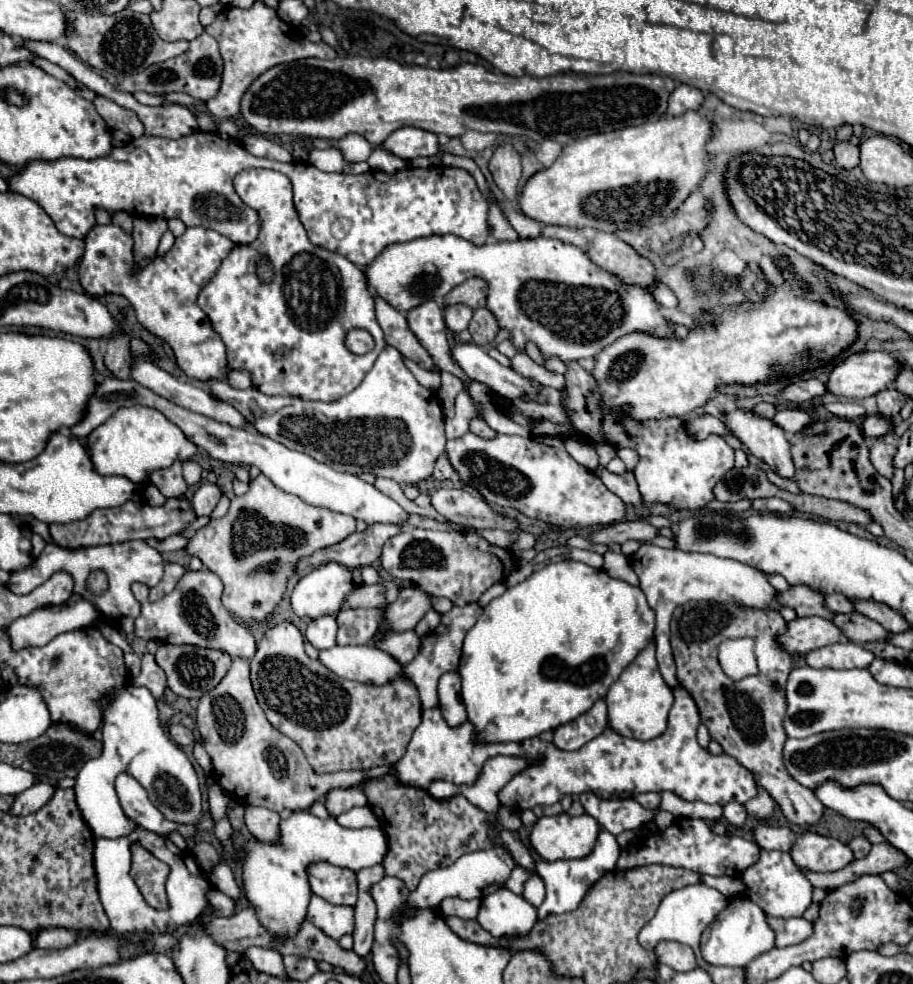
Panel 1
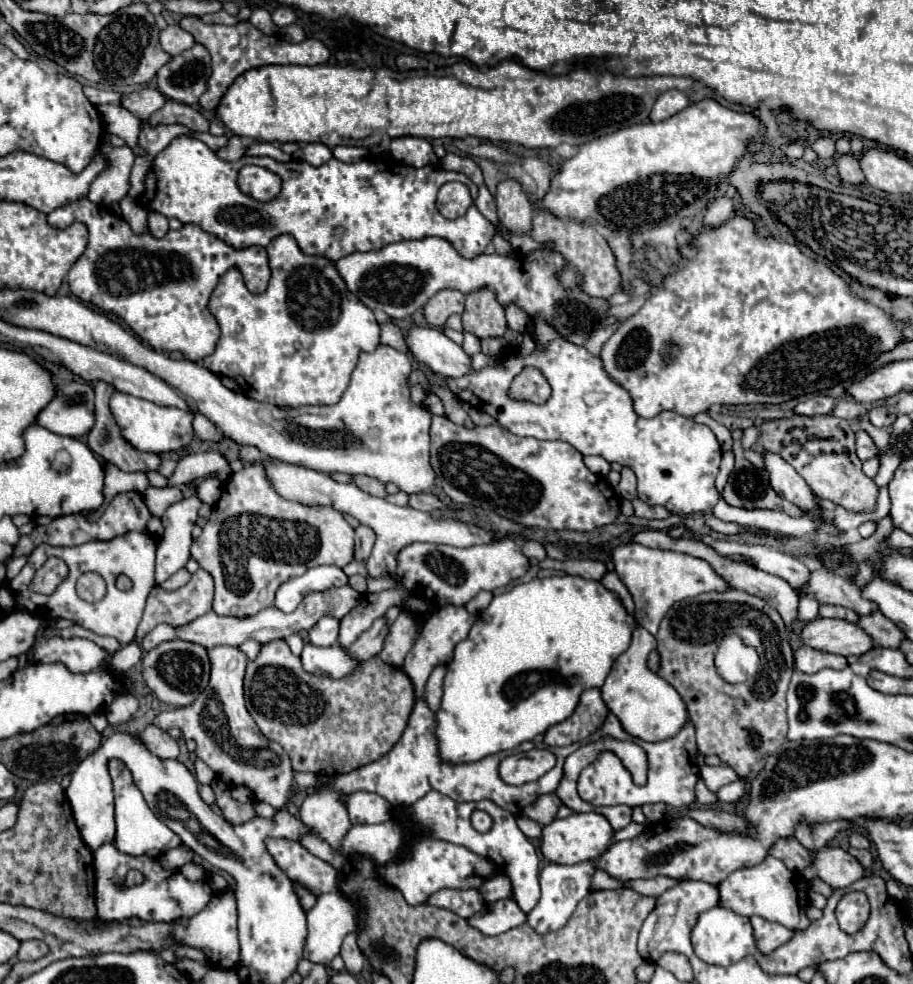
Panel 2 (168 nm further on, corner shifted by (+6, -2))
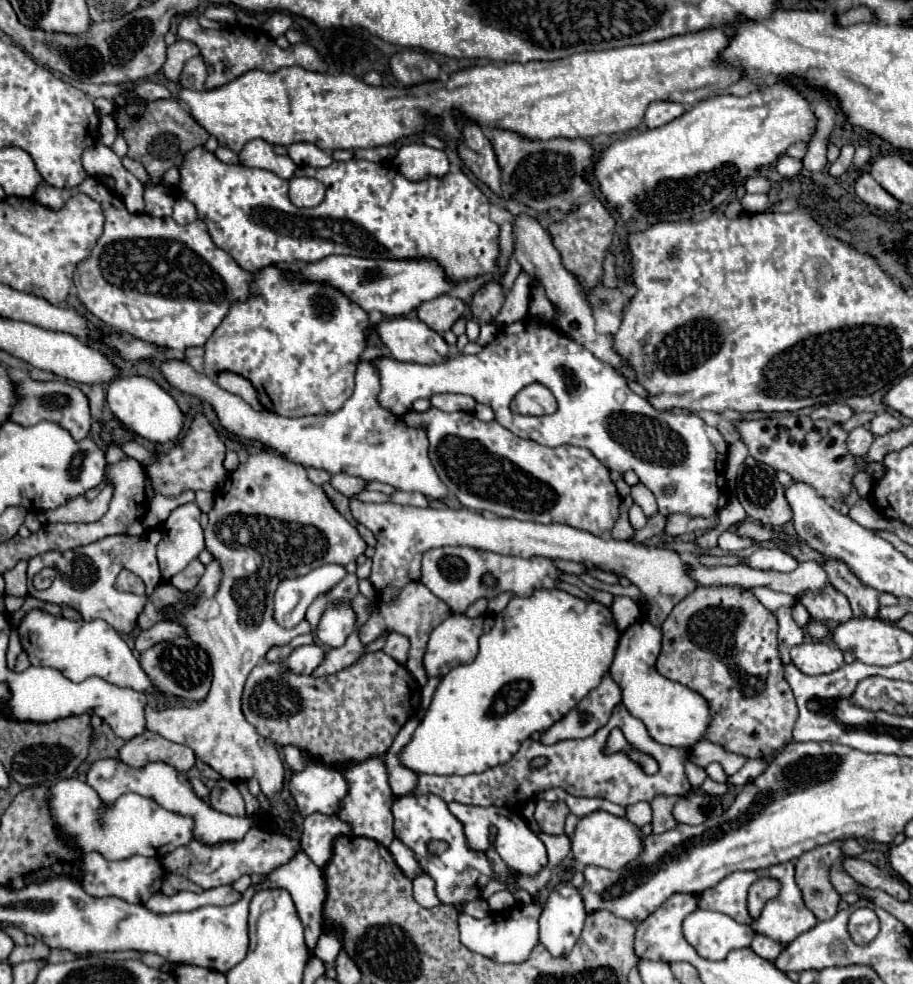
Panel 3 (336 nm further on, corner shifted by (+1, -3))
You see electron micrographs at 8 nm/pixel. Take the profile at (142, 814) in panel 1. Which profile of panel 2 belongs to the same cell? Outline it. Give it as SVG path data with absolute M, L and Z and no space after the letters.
M111 760L111 778L113 778L113 792L115 792L115 822L117 822L117 834L115 834L115 846L131 856L139 854L163 854L169 848L177 848L181 844L179 836L169 830L147 806L143 794L131 780L131 772L121 760Z

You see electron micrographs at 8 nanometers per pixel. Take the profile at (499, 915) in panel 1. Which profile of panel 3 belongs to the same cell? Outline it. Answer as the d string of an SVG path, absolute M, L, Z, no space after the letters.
M534 903L518 905L502 913L490 913L484 919L460 913L458 915L460 941L470 951L484 955L496 963L524 963L530 957L532 949L538 945L538 917L540 917L540 907Z

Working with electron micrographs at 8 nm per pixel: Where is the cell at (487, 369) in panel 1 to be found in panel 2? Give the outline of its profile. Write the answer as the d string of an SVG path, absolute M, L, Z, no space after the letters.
M413 326L407 334L407 344L417 362L427 364L443 378L461 378L473 370L471 356L435 328Z

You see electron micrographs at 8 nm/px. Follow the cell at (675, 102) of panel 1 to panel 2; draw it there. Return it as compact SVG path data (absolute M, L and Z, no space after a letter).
M667 90L657 98L657 102L653 106L653 112L651 112L651 120L655 120L655 122L667 120L667 118L675 116L677 112L685 110L687 106L689 106L689 98L683 92Z

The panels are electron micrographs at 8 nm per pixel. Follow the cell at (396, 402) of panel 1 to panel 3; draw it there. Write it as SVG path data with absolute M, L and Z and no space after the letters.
M164 361L160 363L160 371L168 379L168 383L178 387L180 391L208 401L214 407L224 429L244 439L258 439L266 443L292 463L324 469L328 473L348 473L364 481L388 483L394 489L416 491L426 495L428 499L444 501L448 497L448 487L440 481L434 465L428 459L428 439L424 429L408 429L408 425L400 423L398 417L392 417L392 413L384 413L384 409L376 405L380 379L376 377L376 369L372 369L372 363L368 361L358 365L354 393L340 411L300 419L280 417L272 411L254 411L238 395L220 389L214 379L192 369L186 361Z

